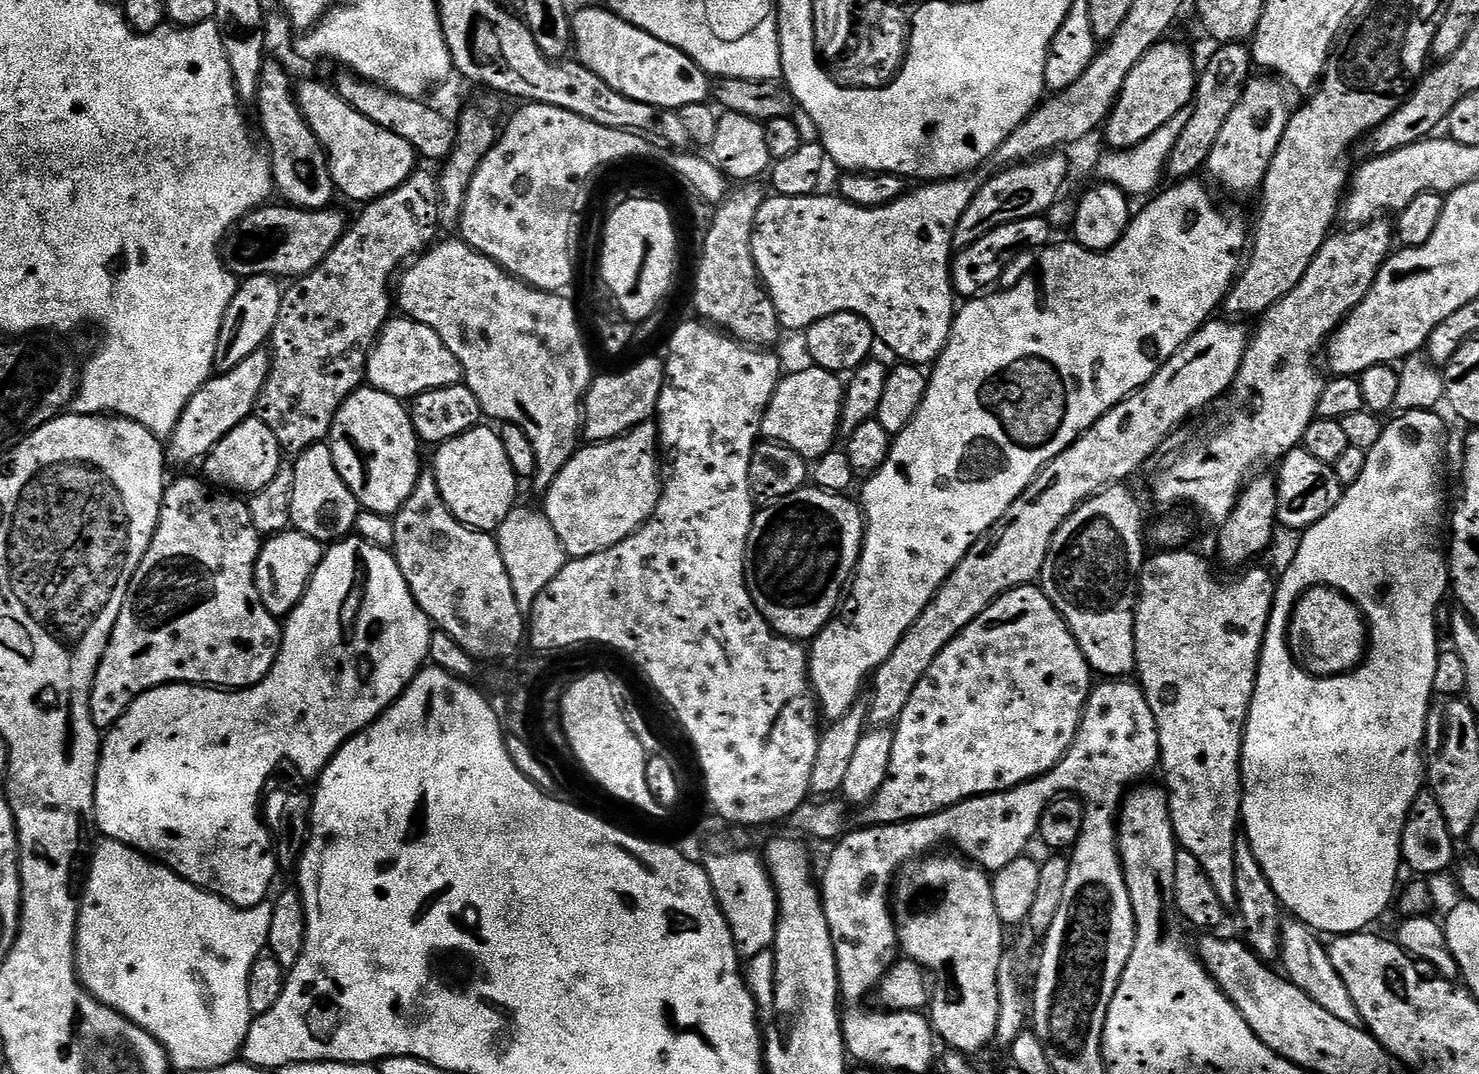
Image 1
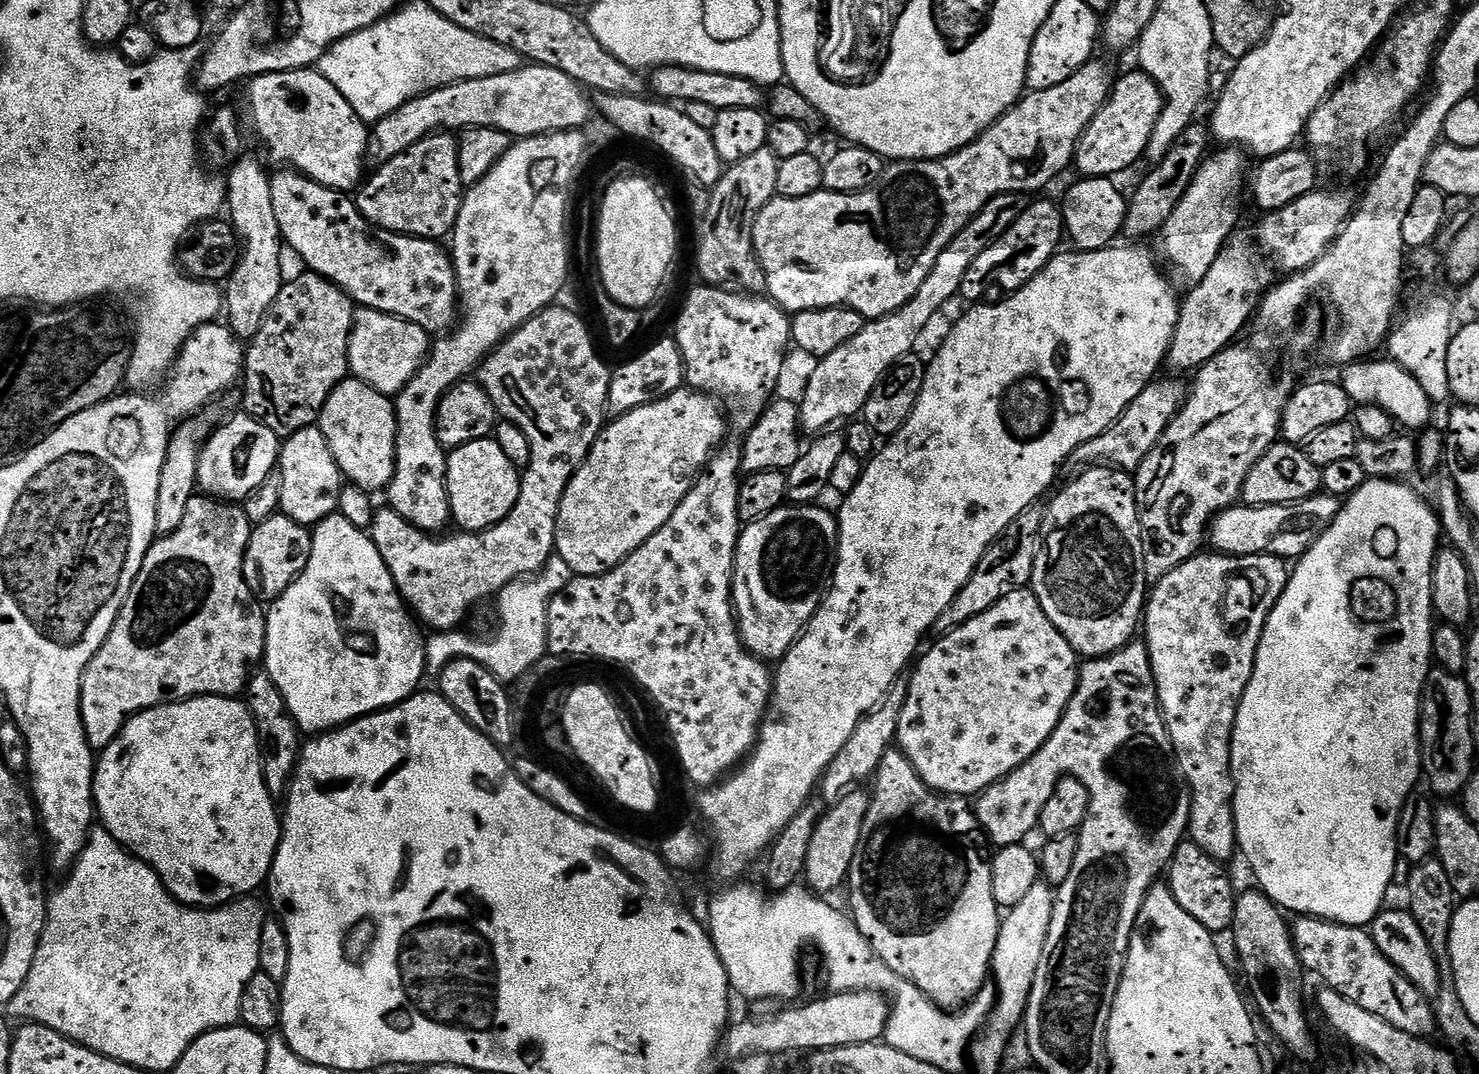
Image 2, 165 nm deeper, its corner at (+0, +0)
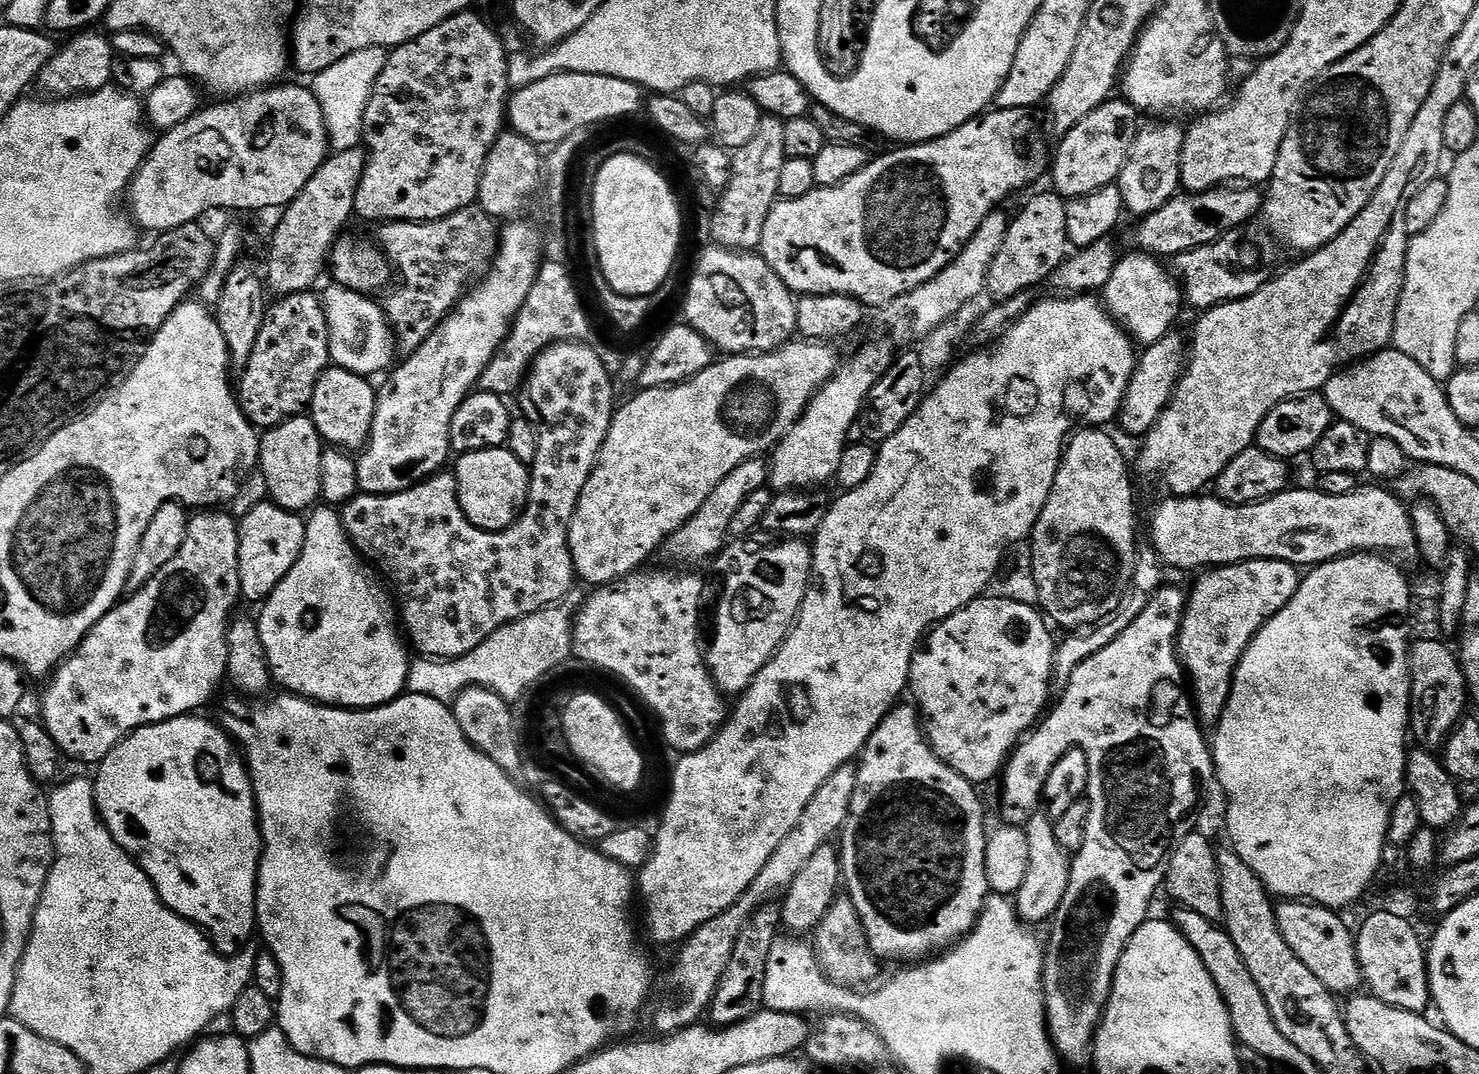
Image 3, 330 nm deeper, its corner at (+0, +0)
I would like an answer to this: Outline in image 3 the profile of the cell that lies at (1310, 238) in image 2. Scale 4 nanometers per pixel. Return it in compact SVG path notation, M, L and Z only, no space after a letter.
M1239 231L1228 232L1220 240L1198 246L1171 257L1170 268L1184 293L1187 307L1207 310L1230 300L1241 300L1267 284L1269 273L1259 272L1260 252Z

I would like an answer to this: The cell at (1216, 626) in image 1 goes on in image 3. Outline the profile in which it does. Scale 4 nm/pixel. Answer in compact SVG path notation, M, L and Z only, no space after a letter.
M1243 560L1240 564L1213 567L1201 576L1204 577L1193 586L1192 592L1190 588L1186 596L1184 617L1180 623L1178 655L1194 693L1196 715L1205 725L1215 726L1219 724L1228 705L1232 693L1232 679L1236 667L1240 665L1242 654L1264 627L1264 623L1282 611L1290 602L1290 598L1294 598L1300 588L1302 572L1297 565L1281 560Z

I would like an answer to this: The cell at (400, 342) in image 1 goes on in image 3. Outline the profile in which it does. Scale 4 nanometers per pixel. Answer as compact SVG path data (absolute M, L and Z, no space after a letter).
M335 282L329 283L329 285L329 288L322 292L322 299L324 301L326 322L328 323L331 363L337 368L345 368L365 378L376 378L379 372L381 374L387 373L397 359L395 356L396 352L398 353L398 345L396 343L396 333L393 332L383 307L379 303L375 304L372 301L375 299L369 298L363 292L355 292Z

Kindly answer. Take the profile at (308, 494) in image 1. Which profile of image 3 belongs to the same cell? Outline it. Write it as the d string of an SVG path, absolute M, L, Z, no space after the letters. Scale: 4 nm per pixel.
M304 414L263 433L258 470L266 478L271 503L278 505L279 508L285 508L287 512L304 514L320 500L324 449L325 445L314 422Z

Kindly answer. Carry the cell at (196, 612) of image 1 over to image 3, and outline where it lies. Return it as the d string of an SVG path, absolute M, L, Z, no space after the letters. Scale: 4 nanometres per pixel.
M200 510L189 519L186 530L186 542L182 542L182 550L142 586L142 590L131 593L127 598L121 599L112 611L106 613L99 622L86 634L86 638L73 651L68 653L61 662L60 667L51 673L47 681L48 689L44 692L44 697L40 700L39 719L44 725L44 729L58 742L61 753L72 760L81 760L84 764L99 765L101 760L107 758L123 740L131 734L137 732L139 728L145 728L151 724L157 724L163 720L173 720L179 716L199 713L200 708L204 708L212 700L212 695L220 688L220 683L225 683L228 671L226 670L226 630L229 622L232 621L234 613L237 611L236 603L241 603L240 575L238 574L238 527L237 517L224 510Z

